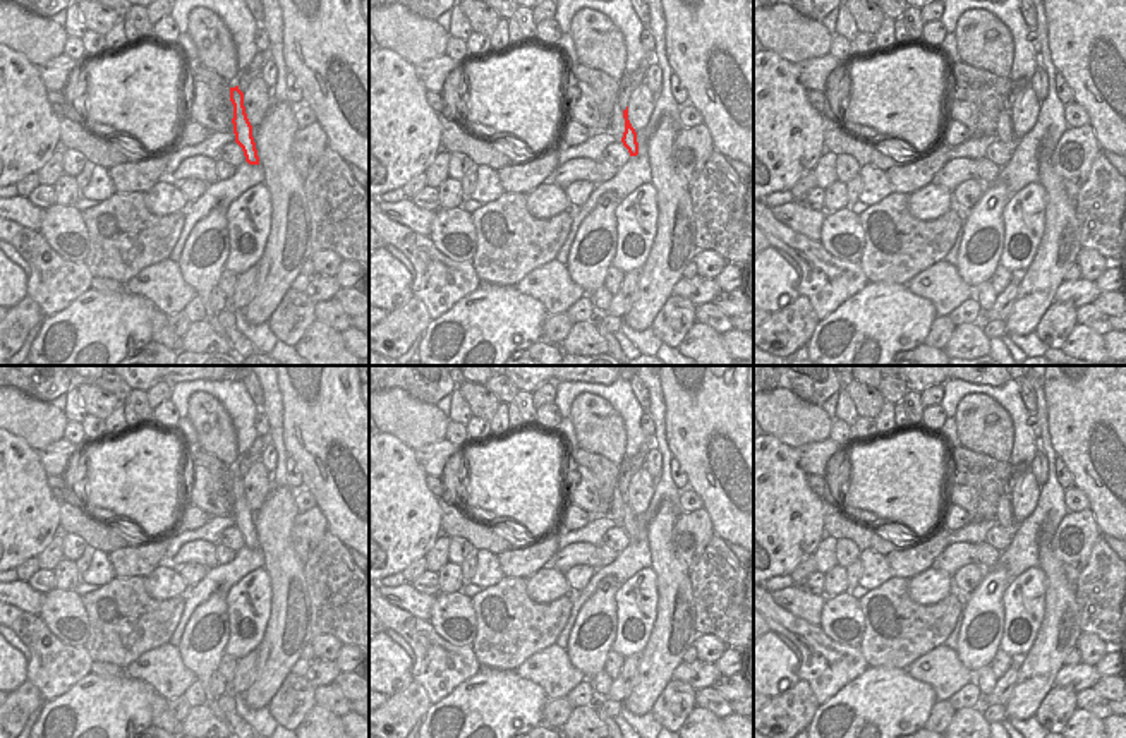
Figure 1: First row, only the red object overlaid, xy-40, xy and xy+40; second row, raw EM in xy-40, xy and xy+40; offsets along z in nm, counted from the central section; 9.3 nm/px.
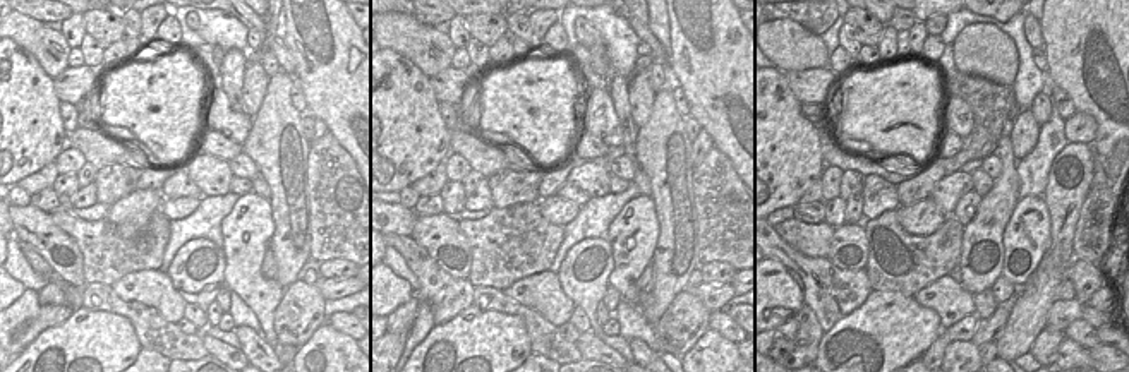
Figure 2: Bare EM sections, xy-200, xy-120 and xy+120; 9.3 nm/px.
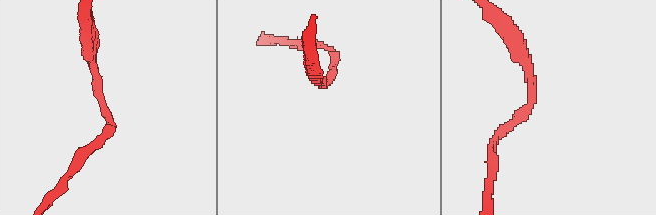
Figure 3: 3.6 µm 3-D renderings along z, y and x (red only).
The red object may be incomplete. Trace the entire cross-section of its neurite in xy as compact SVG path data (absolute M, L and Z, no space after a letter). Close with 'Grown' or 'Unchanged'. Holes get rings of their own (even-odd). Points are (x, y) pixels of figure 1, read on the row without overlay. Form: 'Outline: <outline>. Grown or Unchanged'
Outline: M628 491L623 494L623 503L625 503L625 517L621 527L628 534L630 541L637 541L639 539L637 517L628 505Z. Unchanged

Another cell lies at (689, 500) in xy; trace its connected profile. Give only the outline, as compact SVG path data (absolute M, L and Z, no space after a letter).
M680 489L680 508L683 513L690 513L704 508L704 503L693 489Z

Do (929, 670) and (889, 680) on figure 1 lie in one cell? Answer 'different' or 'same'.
different

